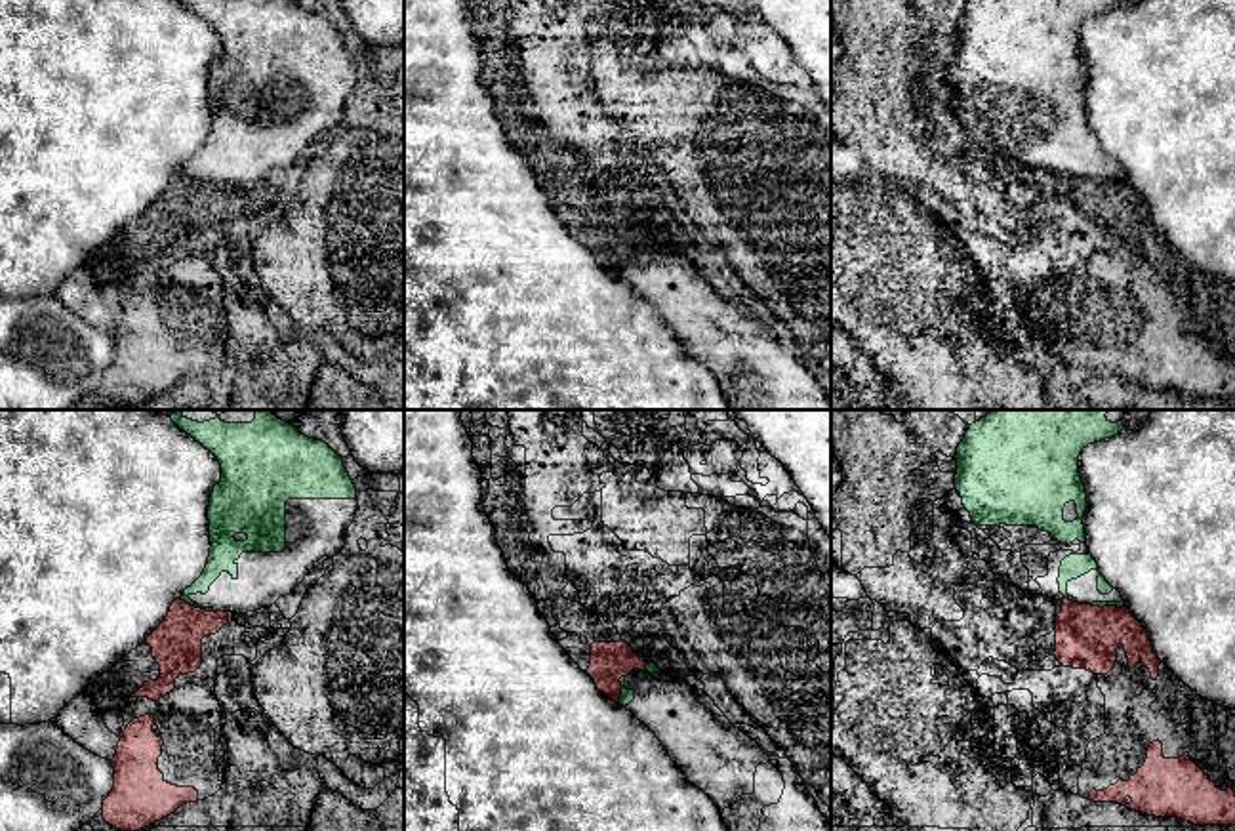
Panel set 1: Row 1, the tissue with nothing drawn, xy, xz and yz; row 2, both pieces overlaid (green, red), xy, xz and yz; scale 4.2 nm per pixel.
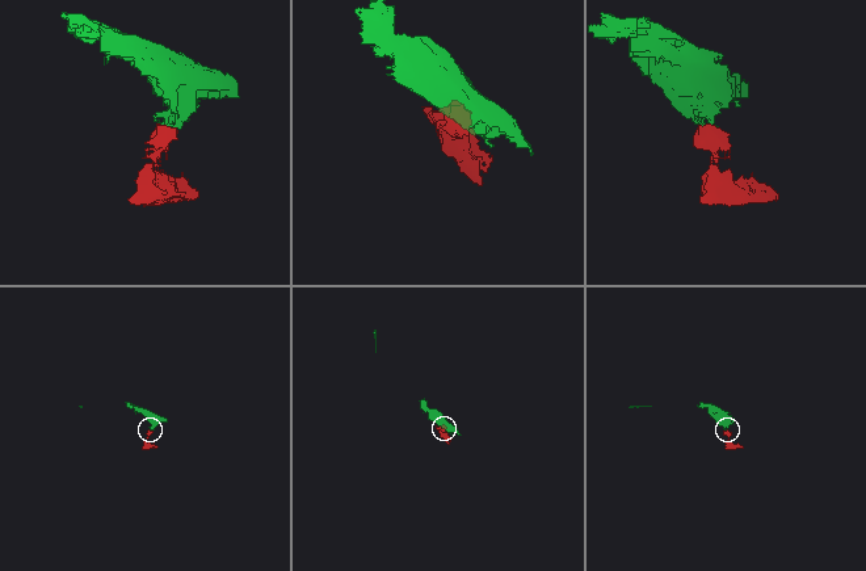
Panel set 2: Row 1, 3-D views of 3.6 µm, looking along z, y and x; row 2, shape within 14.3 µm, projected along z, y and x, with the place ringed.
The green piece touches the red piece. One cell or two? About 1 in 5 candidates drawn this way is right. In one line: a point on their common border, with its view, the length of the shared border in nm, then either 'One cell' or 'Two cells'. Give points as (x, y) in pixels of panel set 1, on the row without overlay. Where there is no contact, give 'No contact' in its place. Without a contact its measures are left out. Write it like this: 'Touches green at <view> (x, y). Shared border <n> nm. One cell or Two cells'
Touches green at xz (622, 262). Shared border 120 nm. Two cells

